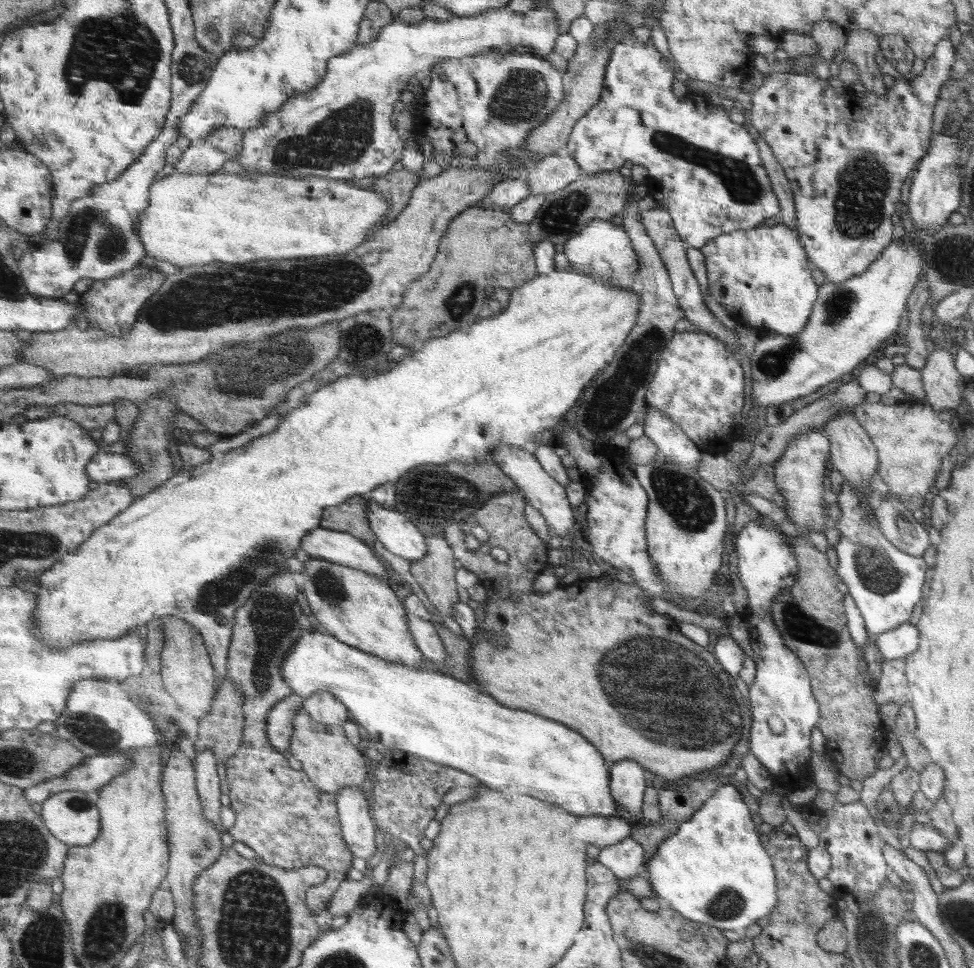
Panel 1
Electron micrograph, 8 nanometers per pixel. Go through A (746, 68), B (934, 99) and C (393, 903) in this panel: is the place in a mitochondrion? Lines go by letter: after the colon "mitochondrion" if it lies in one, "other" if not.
A: other
B: other
C: other

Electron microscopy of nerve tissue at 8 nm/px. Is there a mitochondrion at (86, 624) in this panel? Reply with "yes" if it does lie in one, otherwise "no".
no

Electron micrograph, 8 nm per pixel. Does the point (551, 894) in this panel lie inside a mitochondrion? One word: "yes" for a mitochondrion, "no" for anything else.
no

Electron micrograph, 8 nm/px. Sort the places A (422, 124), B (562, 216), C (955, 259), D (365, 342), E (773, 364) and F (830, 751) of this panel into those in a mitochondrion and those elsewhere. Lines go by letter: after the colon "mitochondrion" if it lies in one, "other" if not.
A: other
B: mitochondrion
C: mitochondrion
D: mitochondrion
E: mitochondrion
F: other

